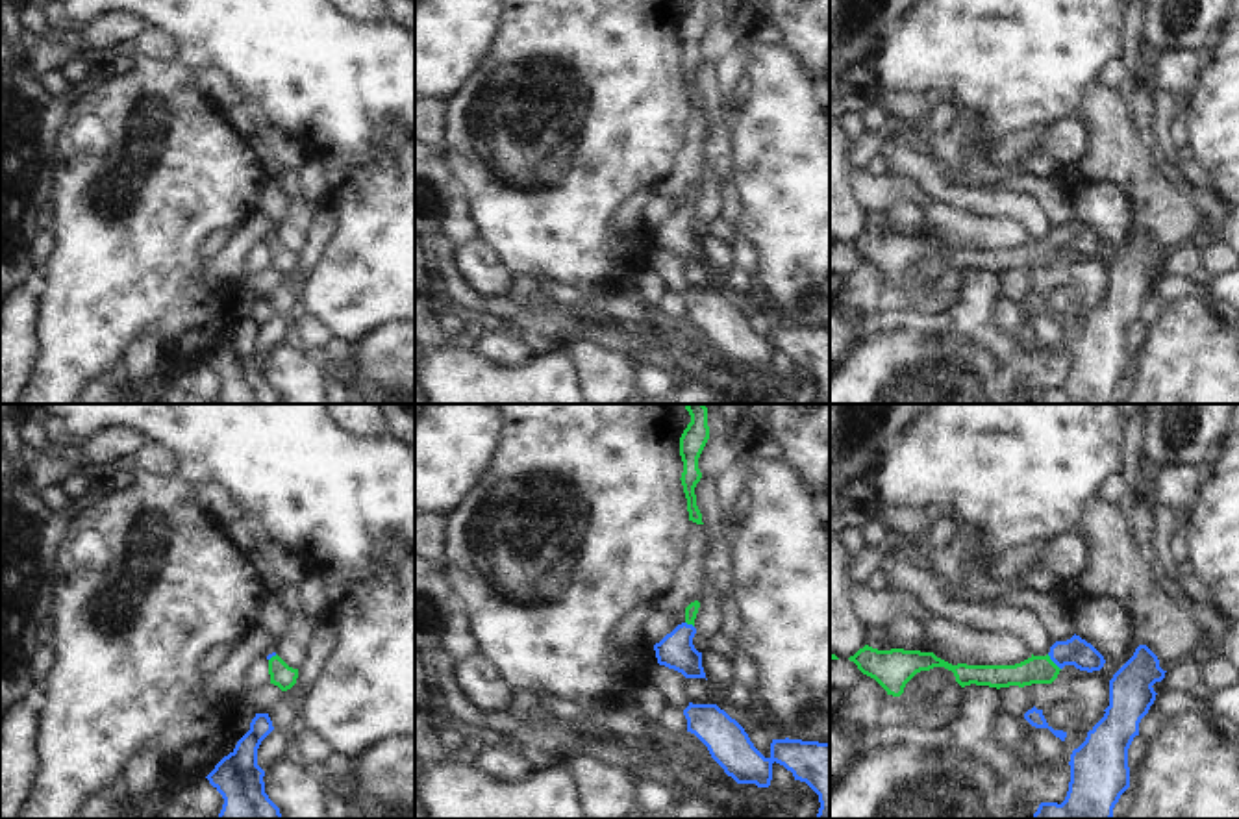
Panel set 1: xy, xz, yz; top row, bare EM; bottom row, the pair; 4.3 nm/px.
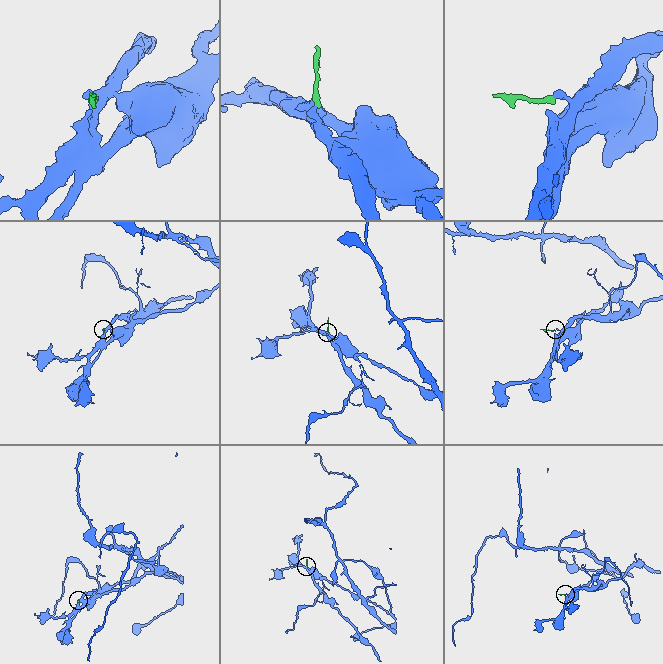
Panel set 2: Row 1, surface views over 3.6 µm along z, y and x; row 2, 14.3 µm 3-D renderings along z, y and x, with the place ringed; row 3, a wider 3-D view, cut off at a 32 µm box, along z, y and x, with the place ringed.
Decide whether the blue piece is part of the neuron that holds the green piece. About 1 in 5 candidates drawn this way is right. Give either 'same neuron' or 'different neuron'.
same neuron

